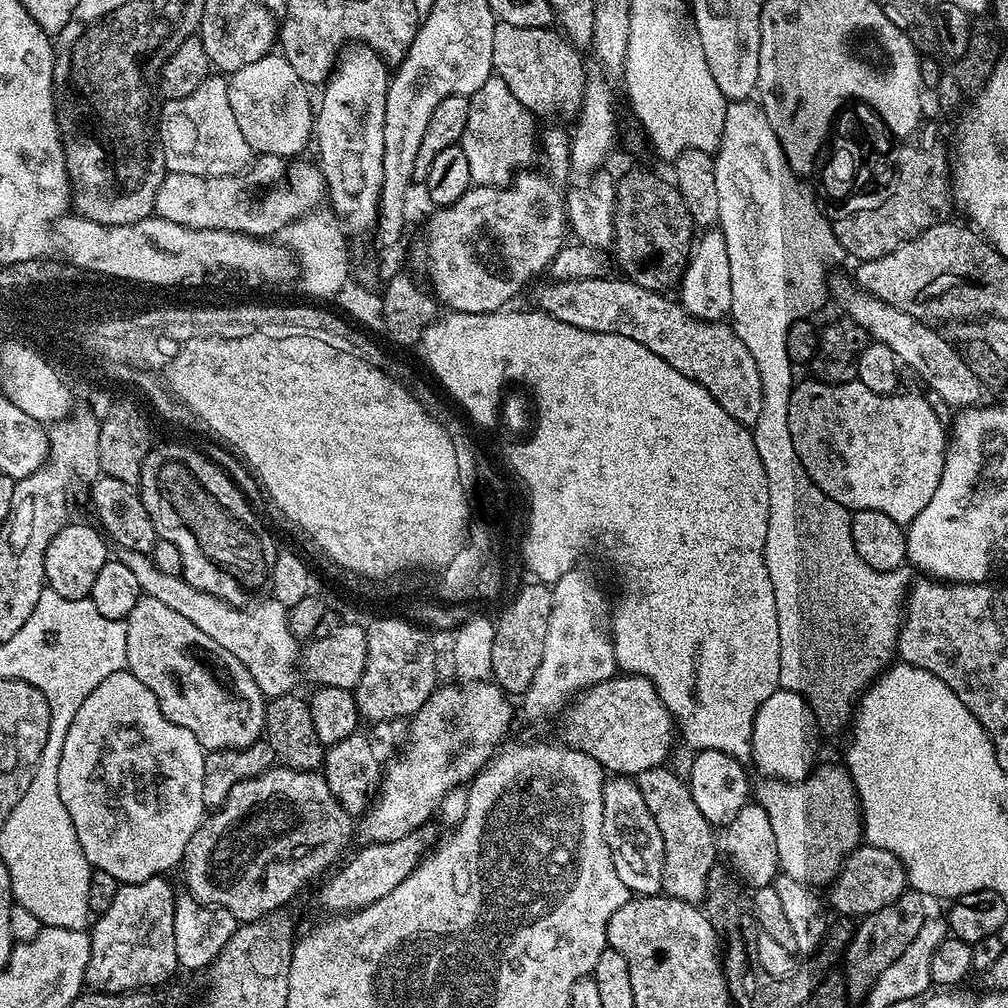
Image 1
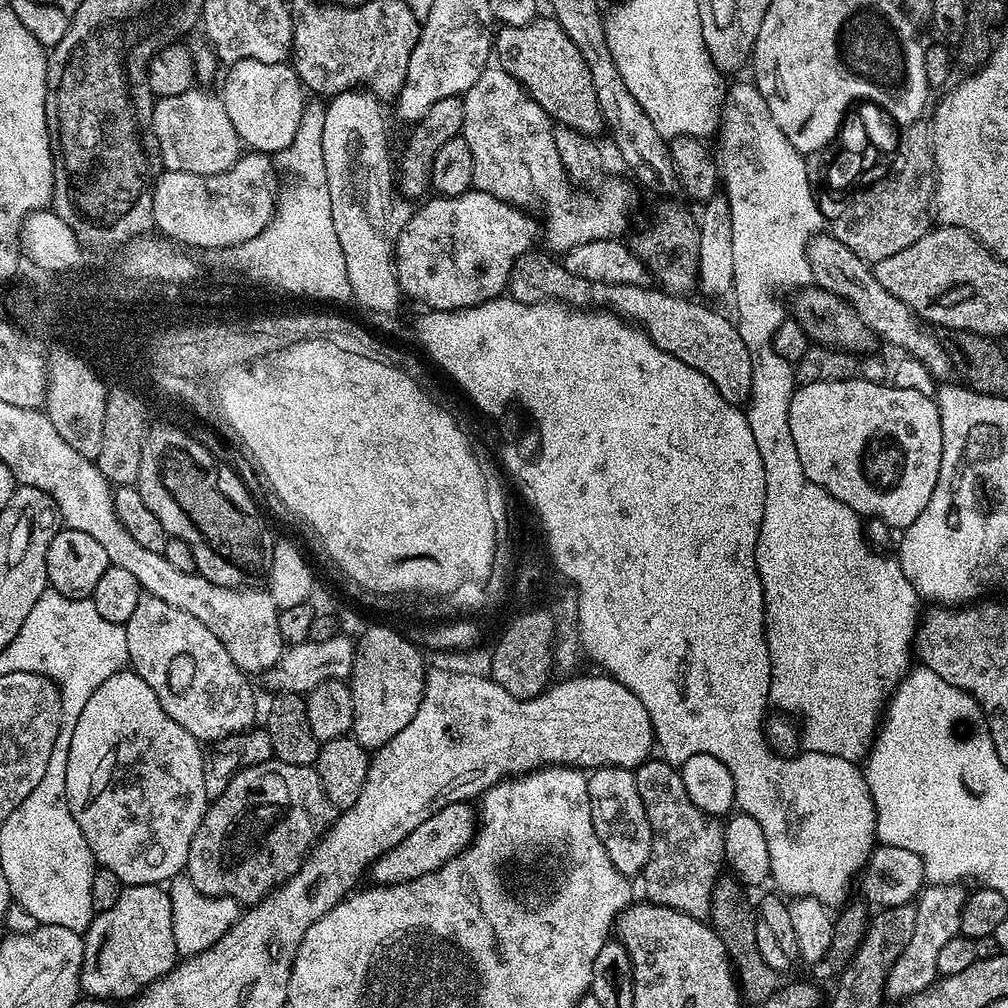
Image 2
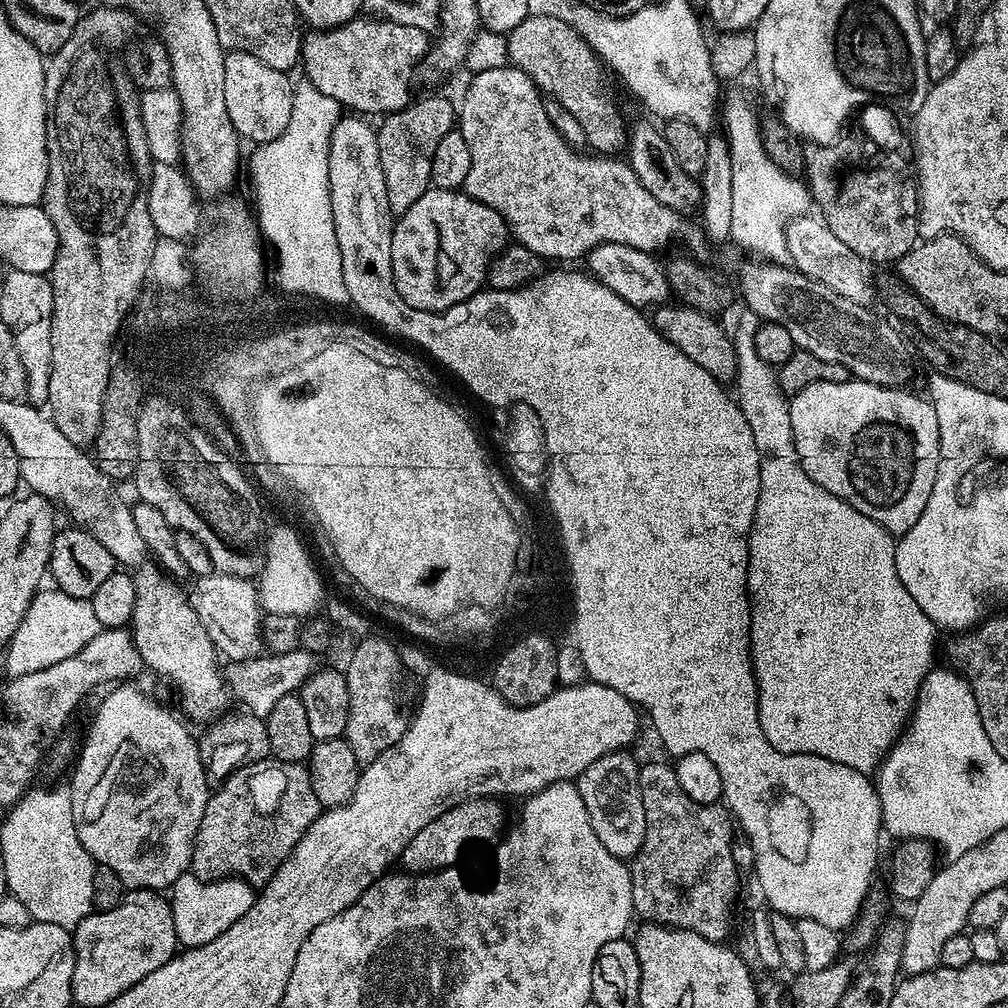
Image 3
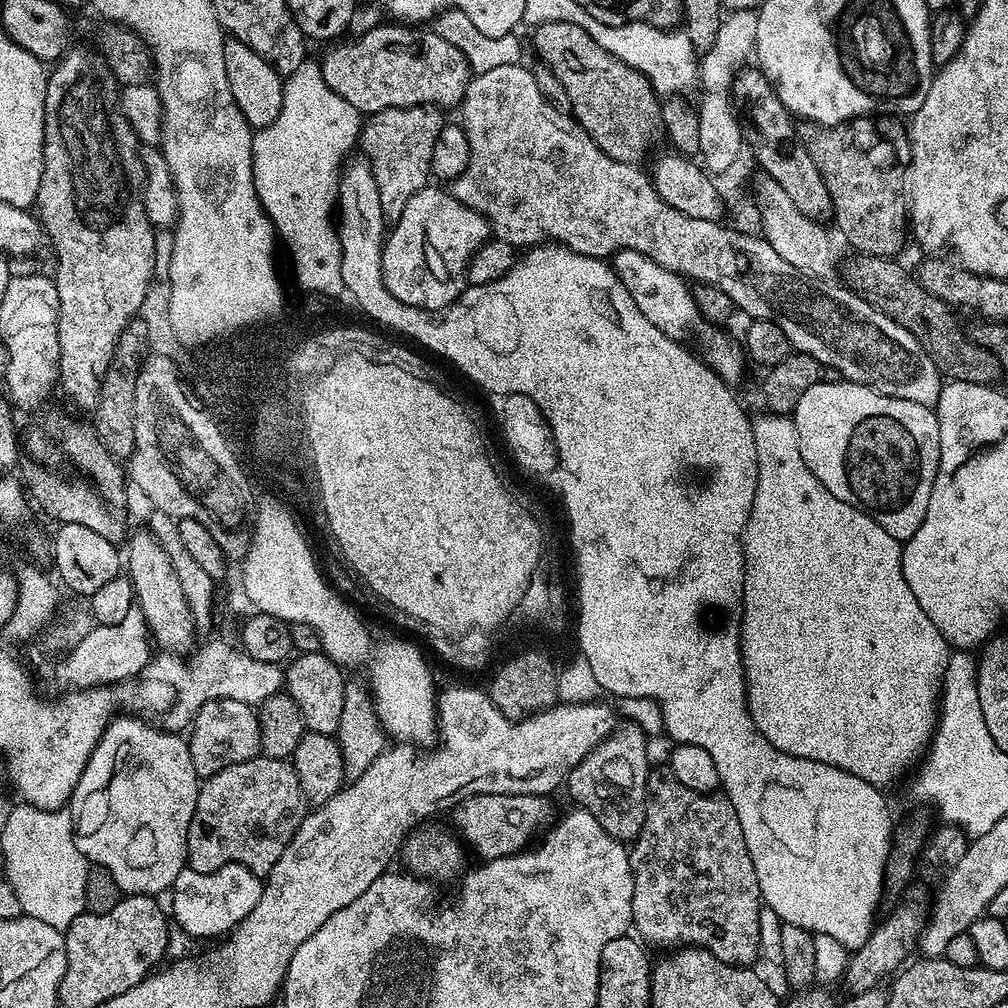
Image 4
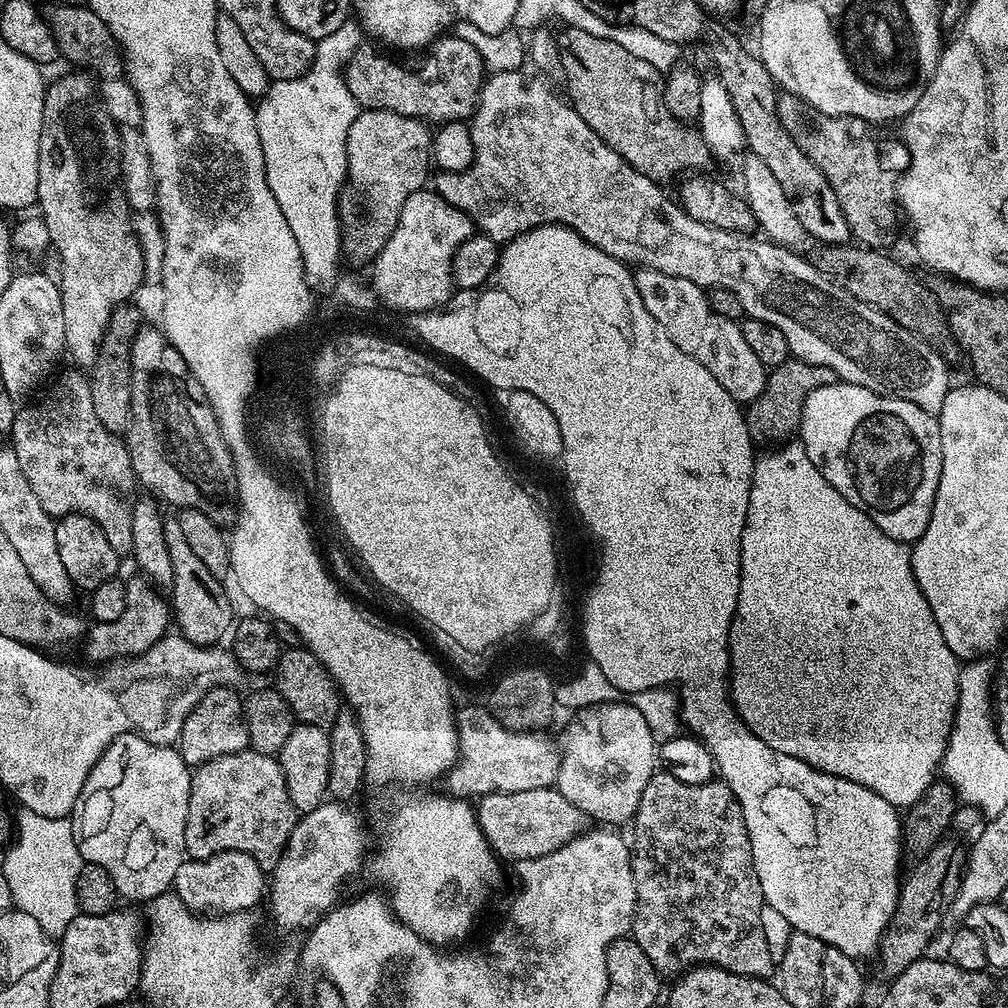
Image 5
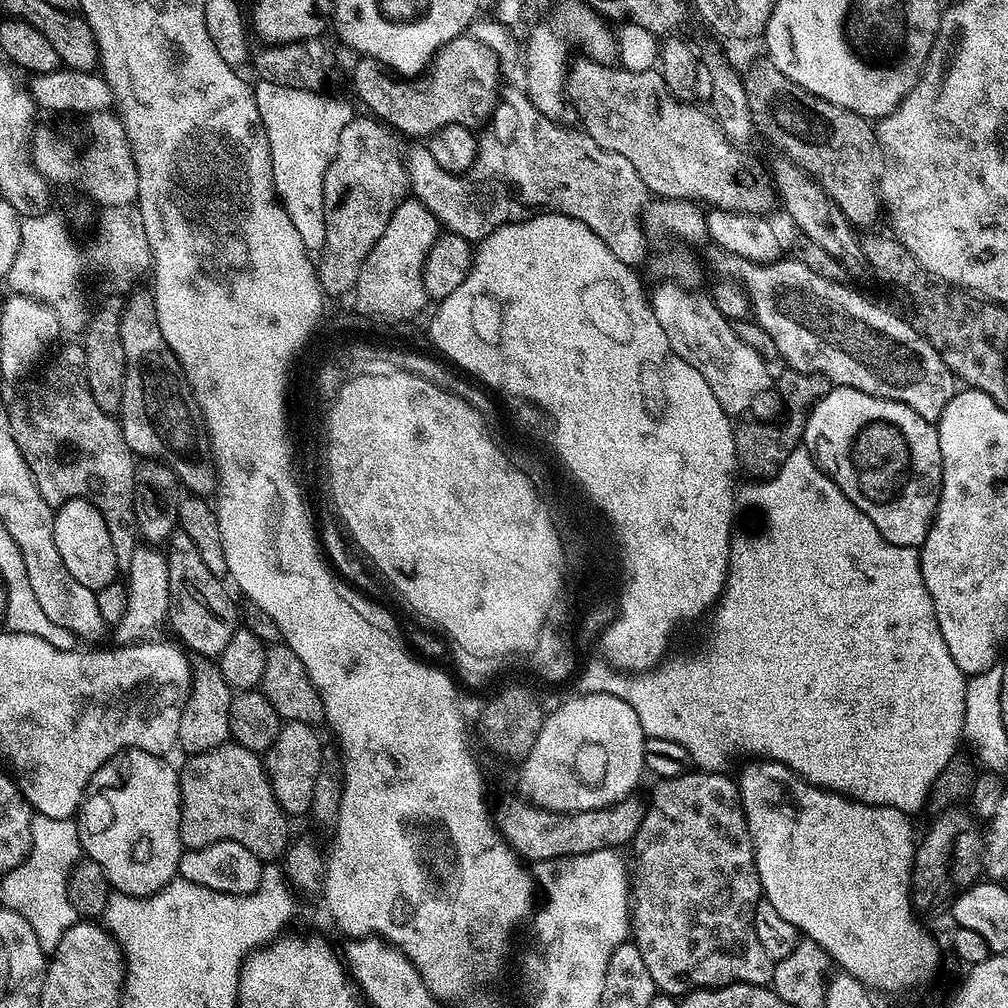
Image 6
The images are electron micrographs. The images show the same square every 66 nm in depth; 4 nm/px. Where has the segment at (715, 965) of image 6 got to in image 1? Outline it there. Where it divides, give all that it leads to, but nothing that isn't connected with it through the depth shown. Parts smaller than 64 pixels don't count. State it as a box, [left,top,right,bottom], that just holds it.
[634,766,718,905]

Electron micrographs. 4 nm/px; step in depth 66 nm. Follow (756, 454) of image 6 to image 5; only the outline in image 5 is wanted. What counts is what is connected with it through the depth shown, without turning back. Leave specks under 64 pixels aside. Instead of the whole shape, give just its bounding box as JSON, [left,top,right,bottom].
[747,358,837,442]

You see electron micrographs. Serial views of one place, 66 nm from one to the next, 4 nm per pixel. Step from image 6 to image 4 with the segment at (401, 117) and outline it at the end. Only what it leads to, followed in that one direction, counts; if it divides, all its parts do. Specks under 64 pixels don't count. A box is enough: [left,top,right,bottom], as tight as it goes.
[319,22,474,114]

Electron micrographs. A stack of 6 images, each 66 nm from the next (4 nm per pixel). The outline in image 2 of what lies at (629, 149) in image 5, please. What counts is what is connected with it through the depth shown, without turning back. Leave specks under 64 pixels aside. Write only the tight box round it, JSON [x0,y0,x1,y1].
[494,15,605,138]

